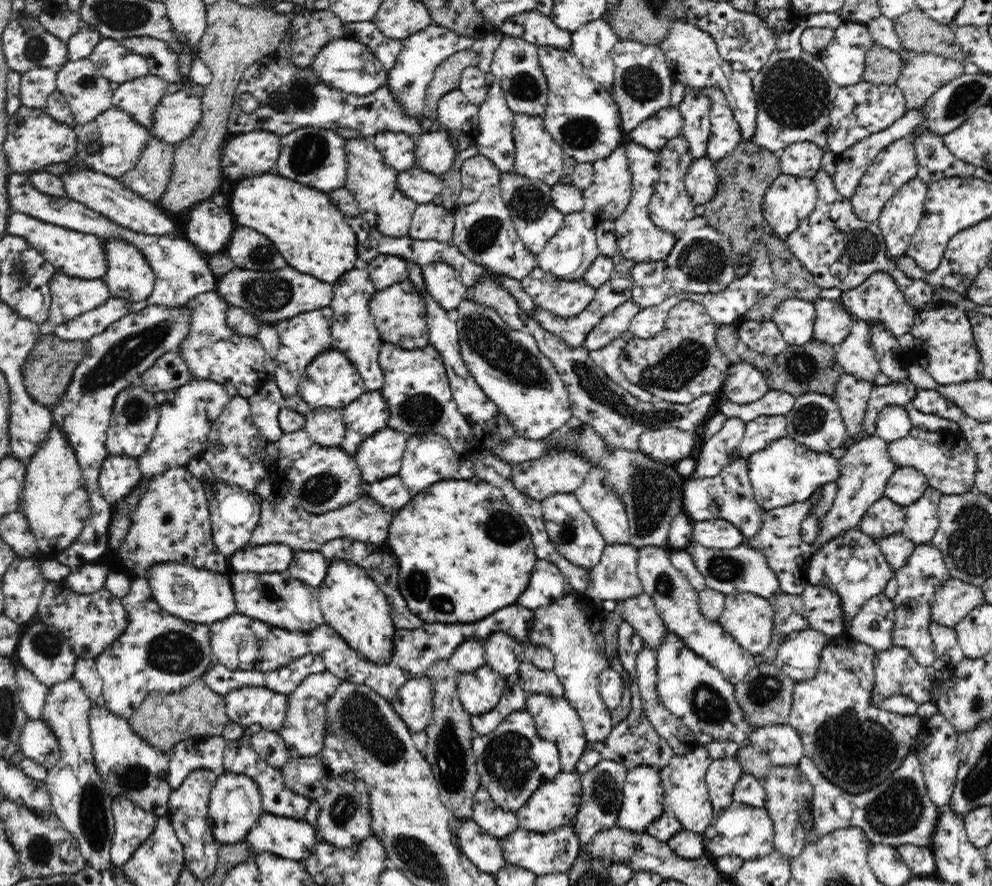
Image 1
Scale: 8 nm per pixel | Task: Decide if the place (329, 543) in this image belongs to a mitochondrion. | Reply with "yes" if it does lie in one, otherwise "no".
no

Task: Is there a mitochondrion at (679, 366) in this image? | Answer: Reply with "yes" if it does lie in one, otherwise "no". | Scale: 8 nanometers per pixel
yes

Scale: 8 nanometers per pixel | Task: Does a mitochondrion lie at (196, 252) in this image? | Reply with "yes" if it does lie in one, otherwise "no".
no

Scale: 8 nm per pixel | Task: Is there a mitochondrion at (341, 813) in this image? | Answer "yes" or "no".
yes

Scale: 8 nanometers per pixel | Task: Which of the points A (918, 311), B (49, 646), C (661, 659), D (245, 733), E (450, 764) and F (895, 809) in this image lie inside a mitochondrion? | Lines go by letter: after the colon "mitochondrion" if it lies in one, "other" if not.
A: other
B: mitochondrion
C: other
D: other
E: mitochondrion
F: mitochondrion

